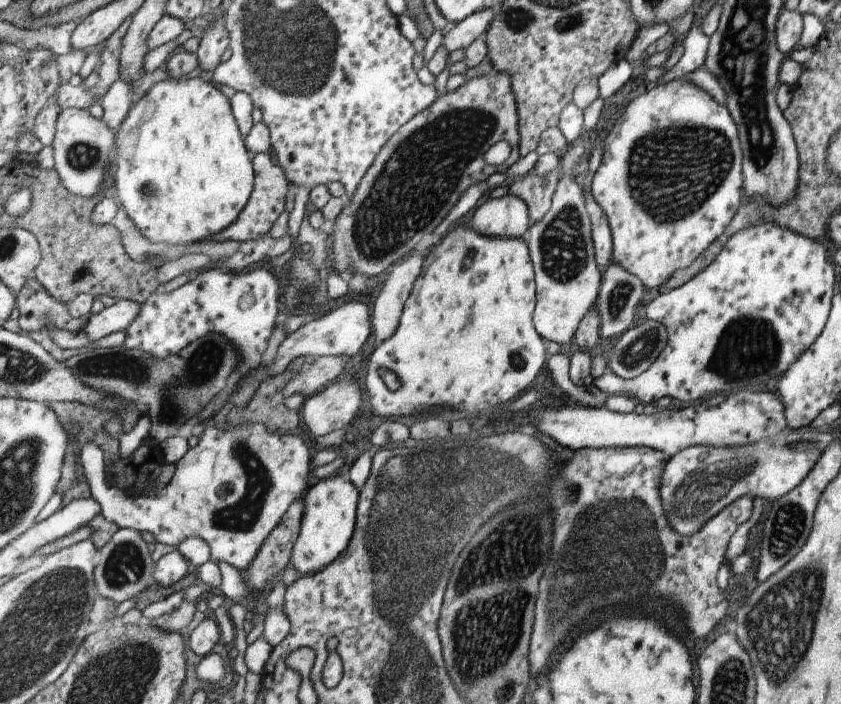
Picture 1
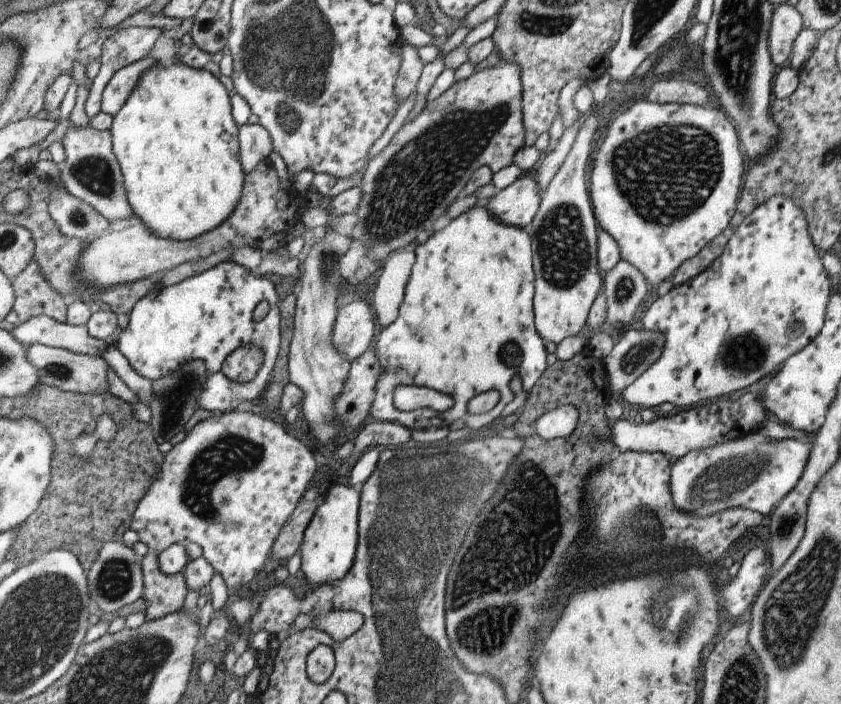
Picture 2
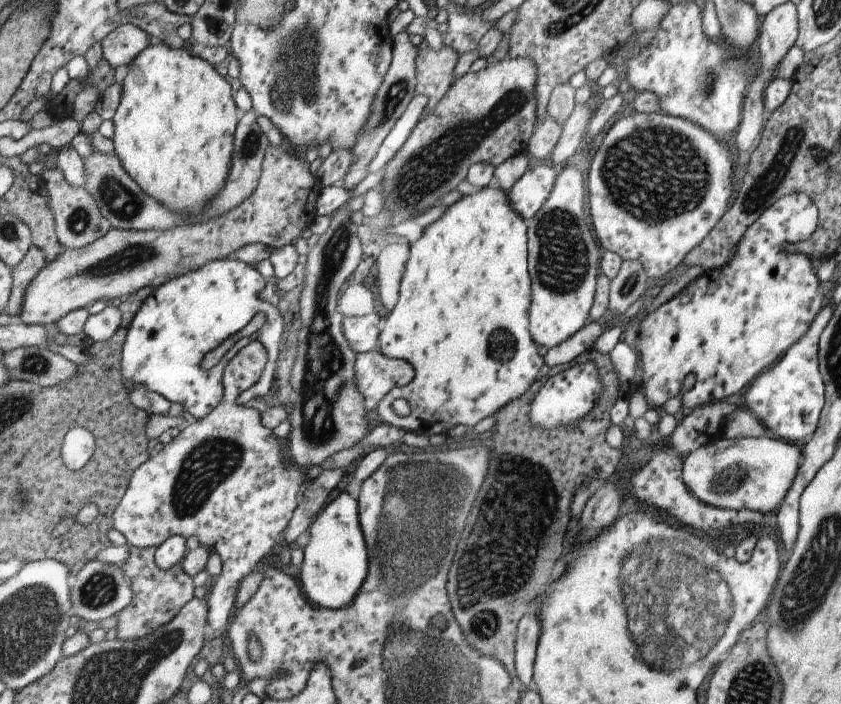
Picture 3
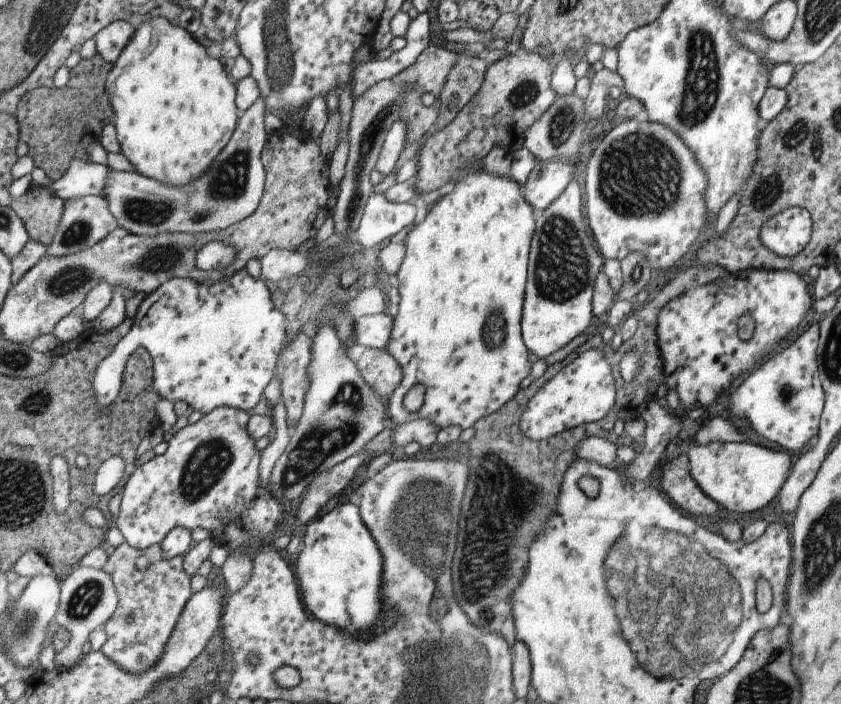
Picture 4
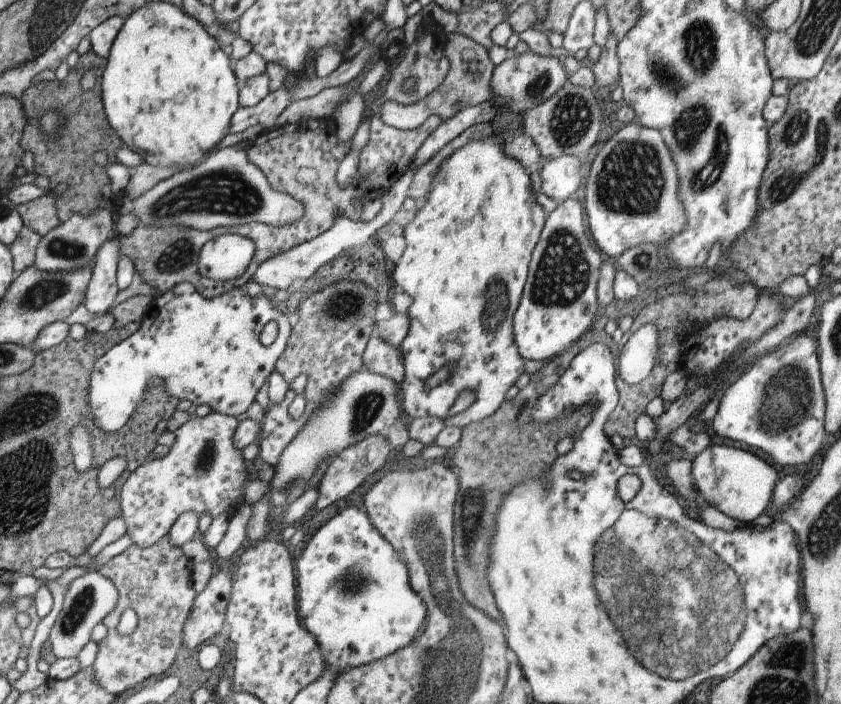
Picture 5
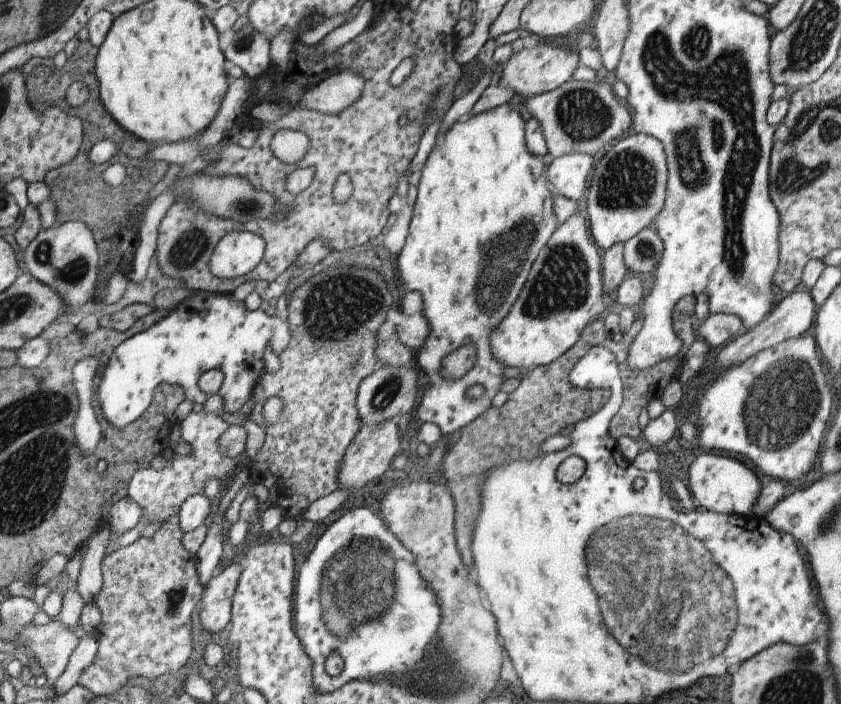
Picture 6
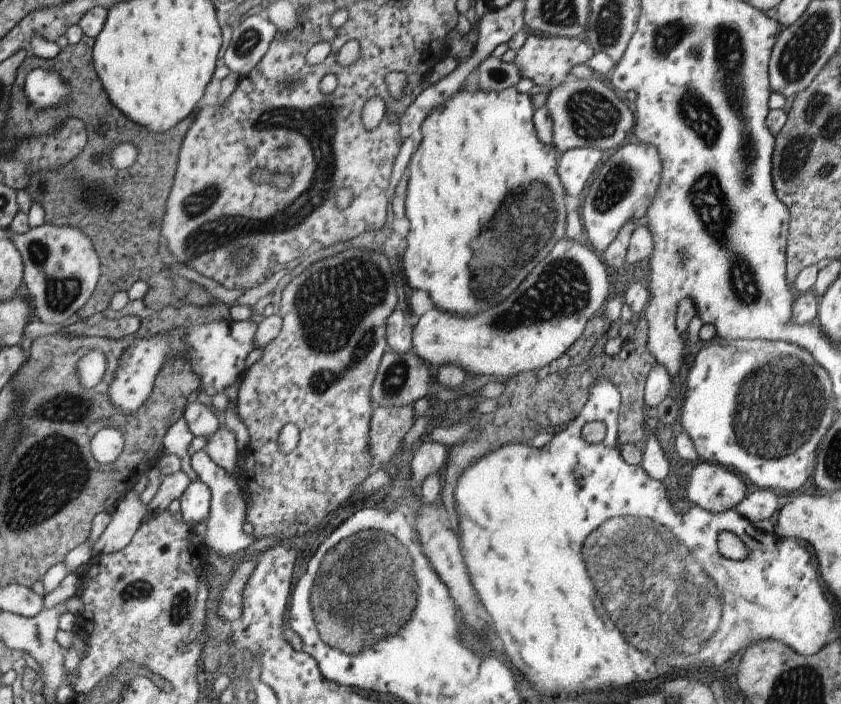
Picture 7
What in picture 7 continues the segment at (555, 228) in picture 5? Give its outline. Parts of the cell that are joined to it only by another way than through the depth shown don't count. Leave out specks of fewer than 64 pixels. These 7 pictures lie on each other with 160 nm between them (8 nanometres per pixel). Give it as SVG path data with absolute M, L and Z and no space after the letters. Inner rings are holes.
M563 237L501 304L473 318L463 318L437 308L421 314L413 326L412 350L426 364L435 364L435 367L459 366L471 377L493 375L502 381L519 373L540 370L562 356L580 338L589 318L601 311L609 294L607 274L601 262L600 255L588 244L583 246L578 240Z

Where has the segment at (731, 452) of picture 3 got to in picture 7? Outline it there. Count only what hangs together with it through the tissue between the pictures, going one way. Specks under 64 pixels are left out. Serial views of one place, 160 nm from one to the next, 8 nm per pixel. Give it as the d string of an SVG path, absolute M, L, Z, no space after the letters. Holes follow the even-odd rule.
M700 461L687 480L687 498L692 505L711 513L735 509L745 497L746 482L723 466Z

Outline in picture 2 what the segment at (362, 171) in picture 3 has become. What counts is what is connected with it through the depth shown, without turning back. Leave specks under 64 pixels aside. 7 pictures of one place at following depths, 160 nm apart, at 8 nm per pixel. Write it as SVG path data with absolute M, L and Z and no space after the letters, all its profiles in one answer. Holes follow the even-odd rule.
M402 40L400 48L400 65L394 80L394 93L398 105L401 104L411 91L416 88L422 66L424 65L417 56L416 49Z

